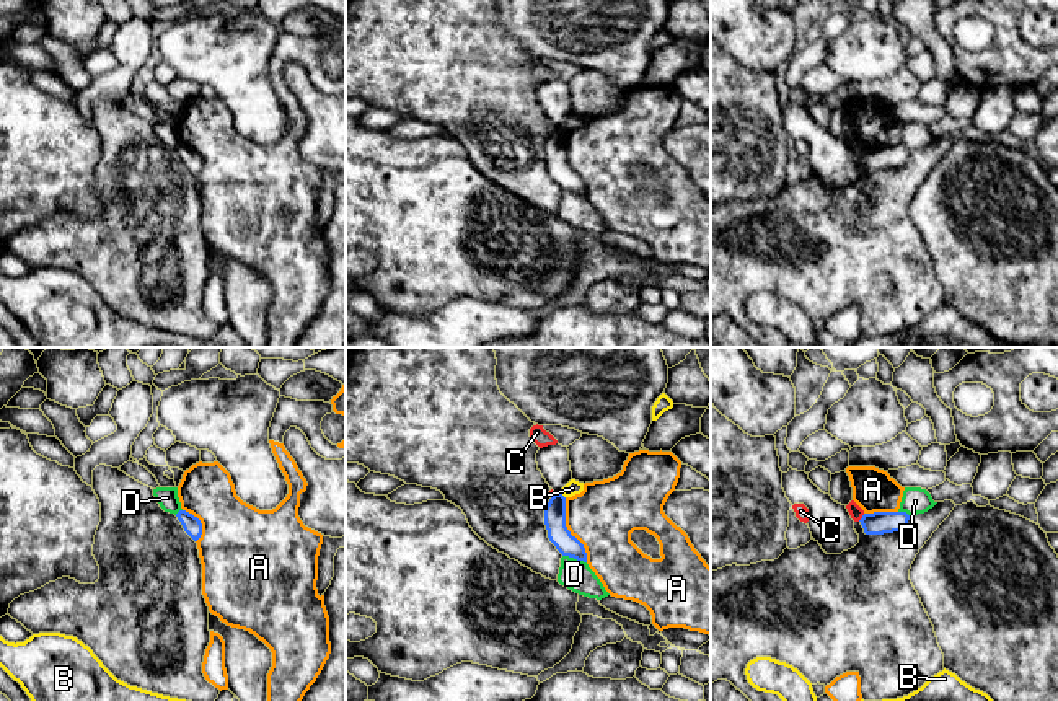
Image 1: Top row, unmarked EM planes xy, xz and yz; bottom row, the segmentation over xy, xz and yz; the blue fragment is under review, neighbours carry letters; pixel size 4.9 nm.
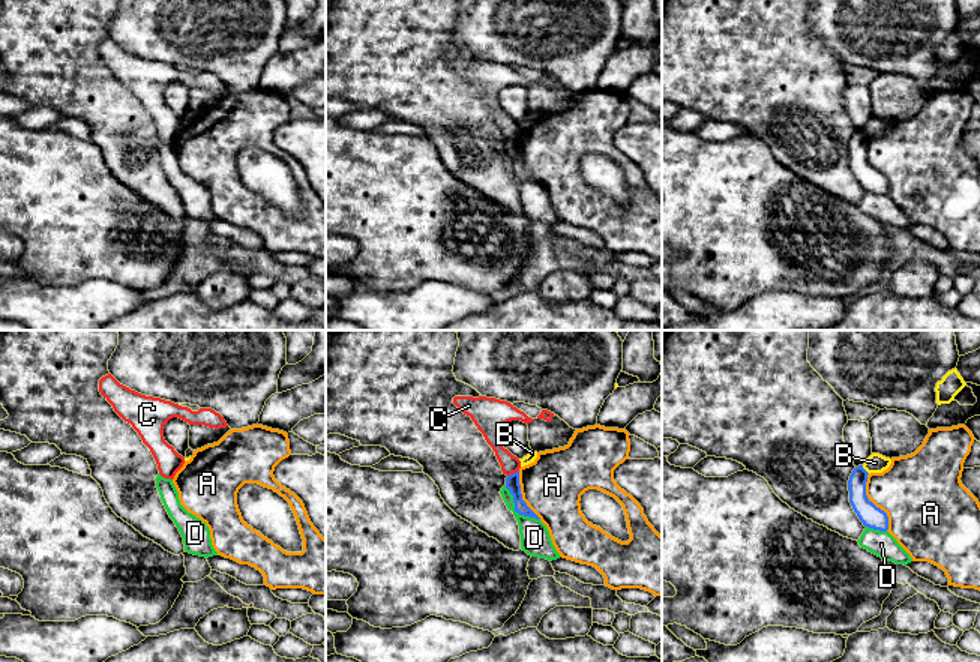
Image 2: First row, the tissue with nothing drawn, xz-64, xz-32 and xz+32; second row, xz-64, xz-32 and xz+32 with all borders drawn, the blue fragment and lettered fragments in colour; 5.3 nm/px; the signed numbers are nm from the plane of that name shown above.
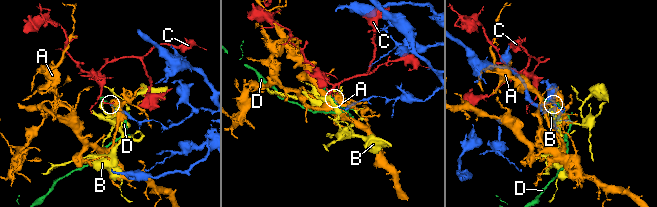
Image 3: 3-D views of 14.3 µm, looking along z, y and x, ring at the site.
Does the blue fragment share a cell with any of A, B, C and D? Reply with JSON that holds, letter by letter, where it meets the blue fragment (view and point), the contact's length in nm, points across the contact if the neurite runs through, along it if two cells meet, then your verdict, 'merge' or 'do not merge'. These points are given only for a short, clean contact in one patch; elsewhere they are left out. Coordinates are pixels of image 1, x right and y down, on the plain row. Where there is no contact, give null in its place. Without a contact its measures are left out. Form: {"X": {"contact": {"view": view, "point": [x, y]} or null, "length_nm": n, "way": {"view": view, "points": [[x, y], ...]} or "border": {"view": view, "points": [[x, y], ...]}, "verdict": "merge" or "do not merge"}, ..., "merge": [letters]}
{"A": {"contact": {"view": "xz", "point": [568, 165]}, "length_nm": 340, "verdict": "do not merge"}, "B": {"contact": {"view": "xz", "point": [561, 129]}, "length_nm": 50, "border": {"view": "xz", "points": [[558, 127], [564, 132]]}, "verdict": "do not merge"}, "C": {"contact": {"view": "yz", "point": [863, 152]}, "length_nm": 50, "border": {"view": "yz", "points": [[864, 149], [858, 155]]}, "verdict": "do not merge"}, "D": {"contact": {"view": "xz", "point": [574, 193]}, "length_nm": 130, "verdict": "do not merge"}, "merge": []}

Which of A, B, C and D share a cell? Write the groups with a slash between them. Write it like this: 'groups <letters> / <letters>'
groups A / B / C / D

